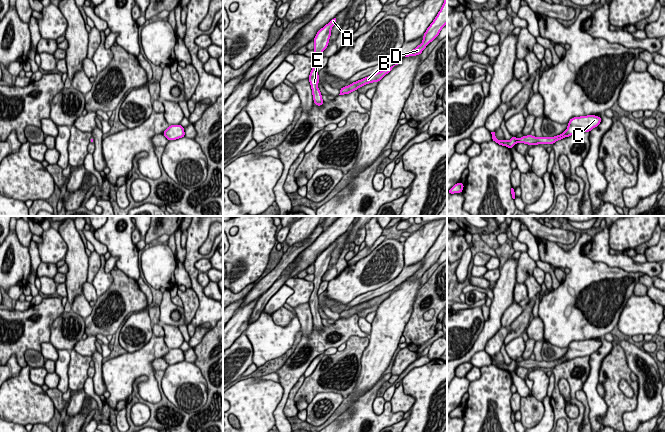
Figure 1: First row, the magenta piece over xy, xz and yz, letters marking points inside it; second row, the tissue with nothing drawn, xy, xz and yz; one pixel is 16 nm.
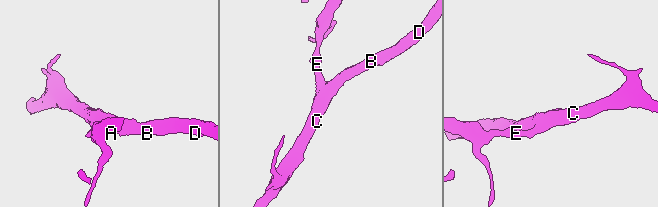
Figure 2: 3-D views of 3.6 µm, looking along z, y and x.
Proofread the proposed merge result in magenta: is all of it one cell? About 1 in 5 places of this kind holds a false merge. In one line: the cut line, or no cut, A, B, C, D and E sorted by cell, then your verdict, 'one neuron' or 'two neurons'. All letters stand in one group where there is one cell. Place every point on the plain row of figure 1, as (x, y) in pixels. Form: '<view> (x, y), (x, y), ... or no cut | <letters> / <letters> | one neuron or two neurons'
no cut | A B C D E | one neuron

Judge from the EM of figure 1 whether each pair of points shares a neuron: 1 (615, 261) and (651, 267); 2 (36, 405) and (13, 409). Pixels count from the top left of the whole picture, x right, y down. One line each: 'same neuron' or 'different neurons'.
1: same neuron
2: same neuron

